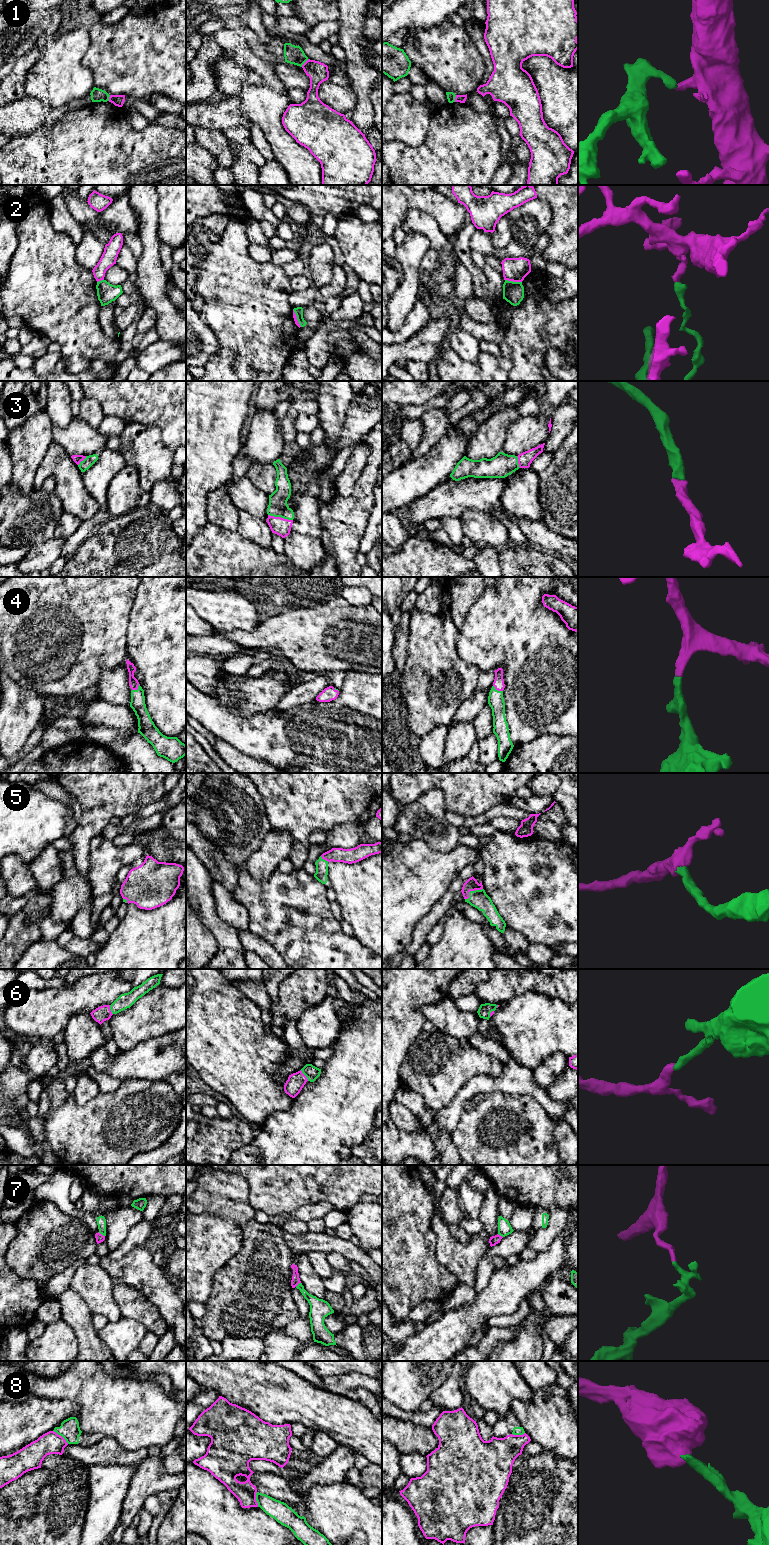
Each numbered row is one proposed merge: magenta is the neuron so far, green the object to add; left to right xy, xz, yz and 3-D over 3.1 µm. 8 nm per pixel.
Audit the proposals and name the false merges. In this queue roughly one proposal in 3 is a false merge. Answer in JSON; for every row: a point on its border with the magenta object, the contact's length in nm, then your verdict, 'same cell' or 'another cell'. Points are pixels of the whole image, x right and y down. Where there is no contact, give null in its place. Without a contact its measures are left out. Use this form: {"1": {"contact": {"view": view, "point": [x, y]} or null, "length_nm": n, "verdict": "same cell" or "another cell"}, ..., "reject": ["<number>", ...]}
{"1": {"contact": {"view": "xz", "point": [304, 63]}, "length_nm": 90, "verdict": "another cell"}, "2": {"contact": {"view": "yz", "point": [513, 281]}, "length_nm": 140, "verdict": "another cell"}, "3": {"contact": {"view": "xz", "point": [280, 517]}, "length_nm": 200, "verdict": "same cell"}, "4": {"contact": {"view": "yz", "point": [497, 689]}, "length_nm": 90, "verdict": "same cell"}, "5": {"contact": {"view": "yz", "point": [471, 890]}, "length_nm": 170, "verdict": "same cell"}, "6": {"contact": {"view": "xz", "point": [304, 1075]}, "length_nm": 110, "verdict": "same cell"}, "7": {"contact": {"view": "xy", "point": [101, 1234]}, "length_nm": 70, "verdict": "another cell"}, "8": {"contact": {"view": "xy", "point": [61, 1436]}, "length_nm": 170, "verdict": "another cell"}, "reject": ["1", "2", "7", "8"]}

